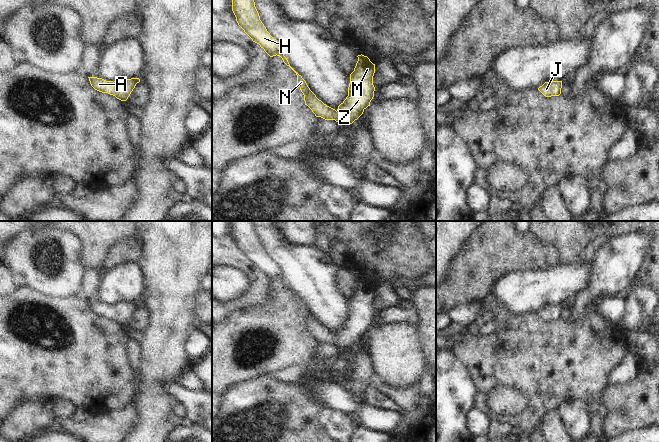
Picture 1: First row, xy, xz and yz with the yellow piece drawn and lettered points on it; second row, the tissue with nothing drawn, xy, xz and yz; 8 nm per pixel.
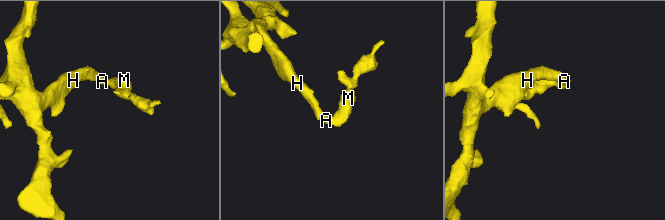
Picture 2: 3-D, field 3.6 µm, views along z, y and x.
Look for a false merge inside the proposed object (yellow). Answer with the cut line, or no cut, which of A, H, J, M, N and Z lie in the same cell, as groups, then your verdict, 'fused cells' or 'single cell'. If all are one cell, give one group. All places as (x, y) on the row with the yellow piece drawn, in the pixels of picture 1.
cut none; groups A H J M N Z; single cell

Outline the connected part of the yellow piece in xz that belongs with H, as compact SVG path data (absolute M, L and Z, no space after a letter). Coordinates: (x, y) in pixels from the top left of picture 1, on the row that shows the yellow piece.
M232 0L232 11L238 25L253 42L259 44L270 57L280 56L283 62L296 73L297 84L304 95L305 105L312 110L316 117L335 120L340 125L350 125L370 106L375 91L373 85L375 64L367 56L362 54L357 56L358 61L354 71L350 74L348 96L335 110L319 100L302 76L290 66L279 43L270 35L260 20L254 0Z

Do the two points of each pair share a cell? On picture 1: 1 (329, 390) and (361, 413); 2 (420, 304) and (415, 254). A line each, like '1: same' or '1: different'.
1: same
2: different

